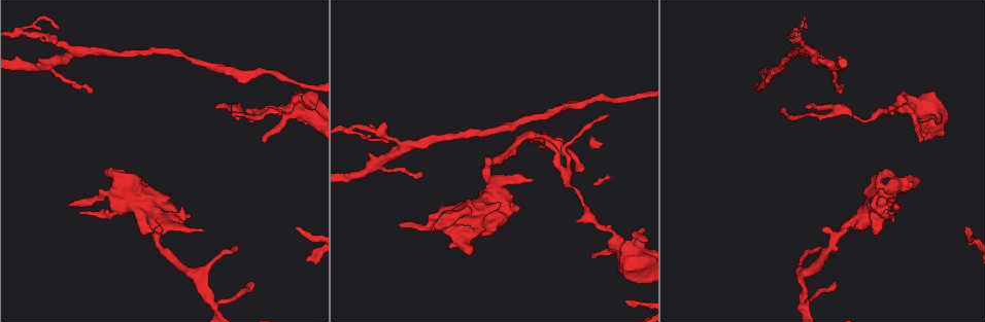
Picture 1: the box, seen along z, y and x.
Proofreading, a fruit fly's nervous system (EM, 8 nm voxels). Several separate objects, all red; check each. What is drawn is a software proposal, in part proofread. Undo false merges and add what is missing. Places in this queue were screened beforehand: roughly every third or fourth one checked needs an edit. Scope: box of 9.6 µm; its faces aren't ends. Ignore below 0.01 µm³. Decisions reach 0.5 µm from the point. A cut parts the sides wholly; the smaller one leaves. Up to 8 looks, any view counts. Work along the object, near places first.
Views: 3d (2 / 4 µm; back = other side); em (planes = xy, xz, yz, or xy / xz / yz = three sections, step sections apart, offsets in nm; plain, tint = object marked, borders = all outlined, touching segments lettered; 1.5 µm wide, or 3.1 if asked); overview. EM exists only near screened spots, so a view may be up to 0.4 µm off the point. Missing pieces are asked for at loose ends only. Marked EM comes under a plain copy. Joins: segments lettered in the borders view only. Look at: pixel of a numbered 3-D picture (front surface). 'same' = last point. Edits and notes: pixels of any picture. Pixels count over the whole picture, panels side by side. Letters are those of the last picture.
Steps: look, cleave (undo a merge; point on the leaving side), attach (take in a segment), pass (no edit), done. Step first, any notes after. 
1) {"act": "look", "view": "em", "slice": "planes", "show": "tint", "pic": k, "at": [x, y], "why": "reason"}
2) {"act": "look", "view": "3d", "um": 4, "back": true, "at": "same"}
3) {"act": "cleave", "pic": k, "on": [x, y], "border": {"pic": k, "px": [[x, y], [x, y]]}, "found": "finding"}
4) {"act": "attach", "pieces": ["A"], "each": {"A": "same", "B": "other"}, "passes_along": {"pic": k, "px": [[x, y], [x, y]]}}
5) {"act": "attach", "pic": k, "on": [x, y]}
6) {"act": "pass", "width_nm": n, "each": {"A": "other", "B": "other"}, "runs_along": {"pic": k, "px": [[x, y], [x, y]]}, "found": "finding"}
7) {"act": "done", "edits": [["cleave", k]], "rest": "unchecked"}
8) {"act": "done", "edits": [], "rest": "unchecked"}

{"act": "look", "view": "em", "slice": "yz", "step": 4, "show": "tint", "pic": 1, "at": [277, 111]}

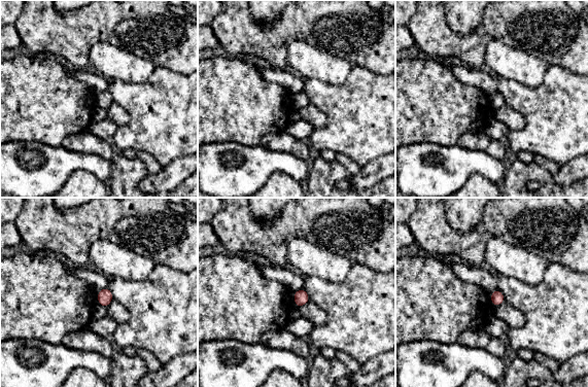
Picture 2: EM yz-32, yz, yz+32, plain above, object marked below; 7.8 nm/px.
{"act": "look", "view": "em", "slice": "planes", "show": "tint", "at": "same", "why": "cut it another way"}

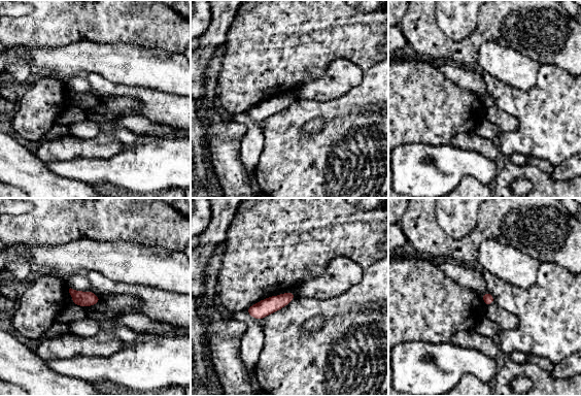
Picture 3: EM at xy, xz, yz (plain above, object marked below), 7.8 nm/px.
{"act": "look", "view": "em", "slice": "planes", "show": "borders", "at": "same"}

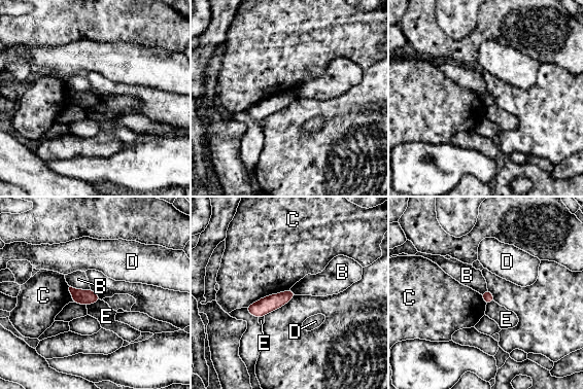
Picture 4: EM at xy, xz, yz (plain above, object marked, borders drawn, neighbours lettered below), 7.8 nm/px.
{"act": "pass", "each": {"B": "other", "C": "other", "D": "other", "E": "other"}, "runs_along": {"pic": 4, "px": [[290, 293], [260, 309], [250, 309]]}, "found": "no lettered segment goes on from it"}

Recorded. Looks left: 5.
{"act": "look", "view": "em", "slice": "yz", "step": 8, "show": "tint", "pic": 1, "at": [591, 258], "why": "tapers out"}

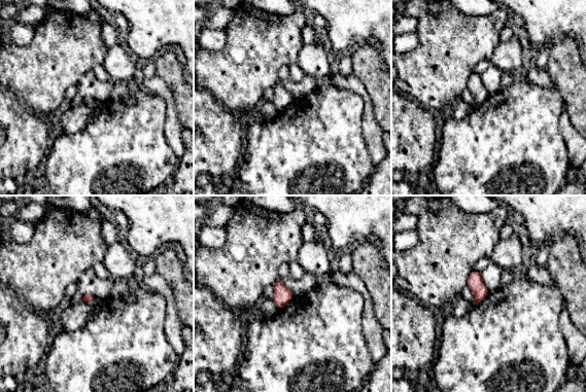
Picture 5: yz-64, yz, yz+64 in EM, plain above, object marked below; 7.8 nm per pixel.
{"act": "look", "view": "em", "slice": "planes", "show": "borders", "at": "same", "why": "another direction"}

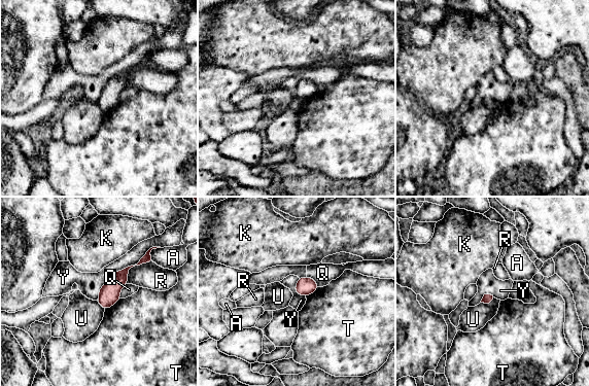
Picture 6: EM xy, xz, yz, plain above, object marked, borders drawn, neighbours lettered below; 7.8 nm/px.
{"act": "pass", "longest_contact_nm": ["Y", 600], "each": {"A": "other", "K": "other", "Q": "other", "R": "other", "T": "other", "U": "other", "Y": "other"}, "found": "none of them fits"}

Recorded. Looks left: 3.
{"act": "look", "view": "em", "slice": "planes", "show": "borders", "pic": 1, "at": [892, 212], "why": "sudden change in width"}

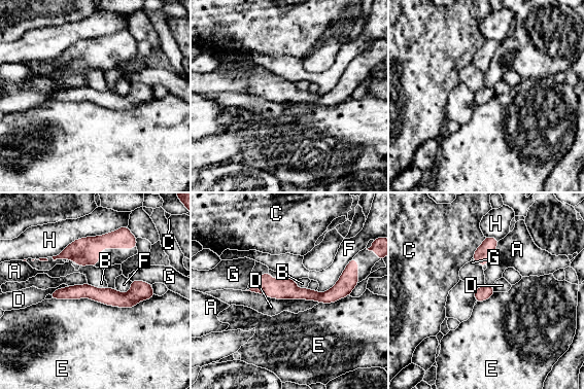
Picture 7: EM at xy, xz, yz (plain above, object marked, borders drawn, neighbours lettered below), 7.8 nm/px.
{"act": "pass", "each": {"A": "other", "B": "other", "C": "other", "D": "other", "E": "other", "F": "other", "G": "other", "H": "other"}, "runs_along": {"pic": 7, "px": [[252, 281], [316, 296], [351, 286]]}, "found": "one neuron here"}

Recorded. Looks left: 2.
{"act": "done", "edits": [], "rest": "unchecked"}

